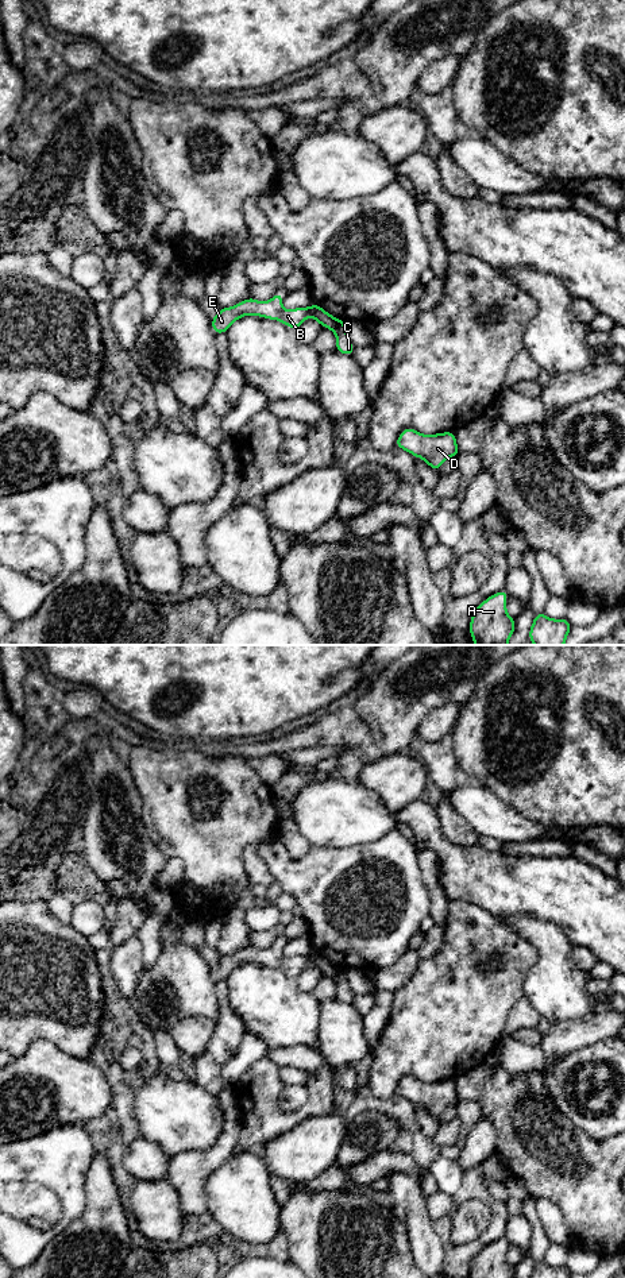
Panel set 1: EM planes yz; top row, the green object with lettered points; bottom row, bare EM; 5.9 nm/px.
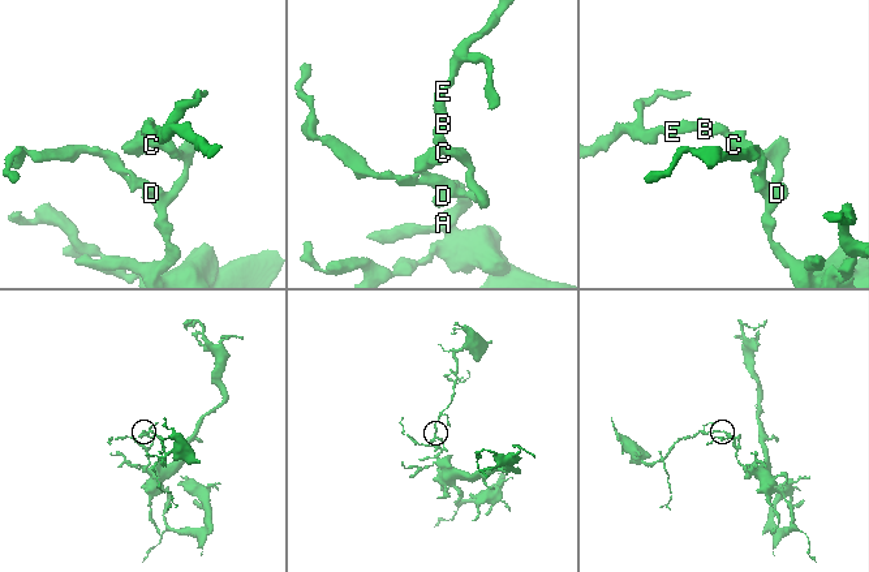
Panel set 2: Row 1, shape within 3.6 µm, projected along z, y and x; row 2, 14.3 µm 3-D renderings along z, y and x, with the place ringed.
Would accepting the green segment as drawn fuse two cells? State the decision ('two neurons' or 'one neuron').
two neurons

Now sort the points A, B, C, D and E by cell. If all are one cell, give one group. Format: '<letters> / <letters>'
A C D / B E

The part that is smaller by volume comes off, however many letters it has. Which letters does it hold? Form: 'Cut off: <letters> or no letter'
Cut off: B, E

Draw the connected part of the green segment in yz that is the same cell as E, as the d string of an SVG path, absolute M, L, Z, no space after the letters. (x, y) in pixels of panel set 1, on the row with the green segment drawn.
M278 291L271 300L261 302L255 298L247 298L231 308L221 308L220 312L212 317L212 329L217 333L225 333L228 328L240 317L254 314L269 320L278 320L292 329L298 329L301 323L308 317L319 321L320 327L336 331L339 318L331 316L321 306L312 304L309 308L294 308L286 310L282 308L282 291Z

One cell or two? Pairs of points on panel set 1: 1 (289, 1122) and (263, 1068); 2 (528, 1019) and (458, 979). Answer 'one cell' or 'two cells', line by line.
1: one cell
2: two cells

